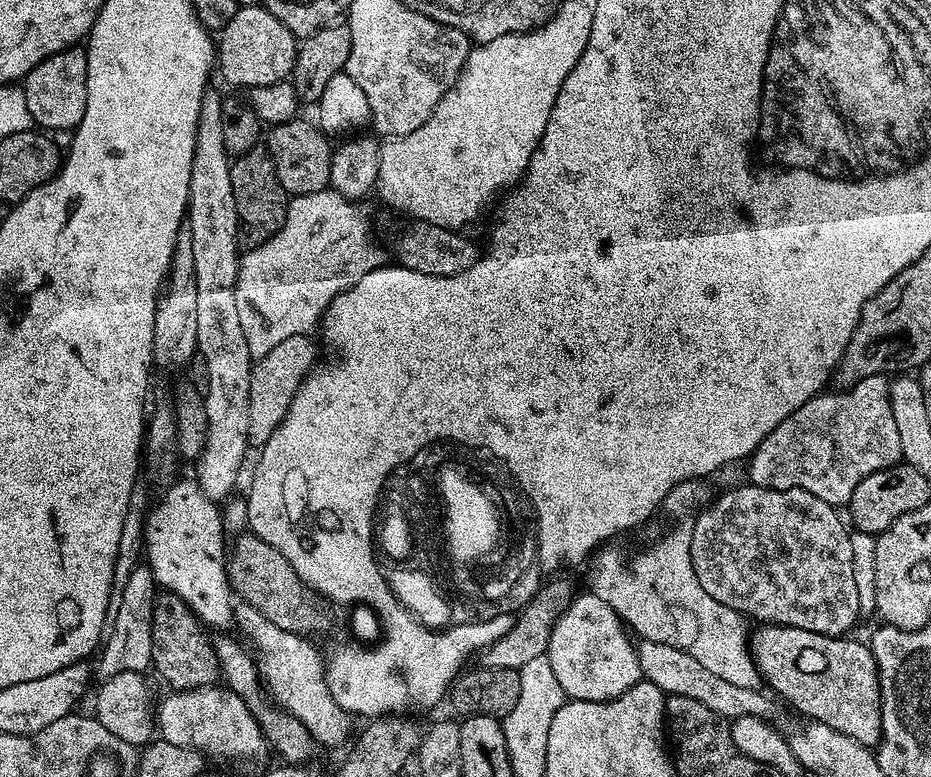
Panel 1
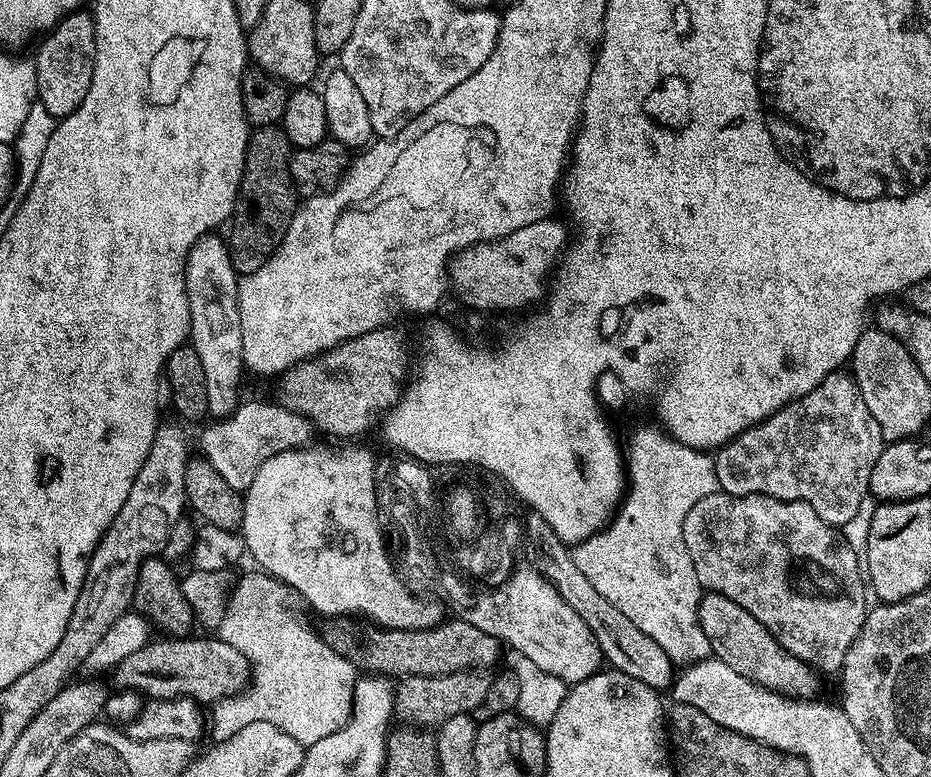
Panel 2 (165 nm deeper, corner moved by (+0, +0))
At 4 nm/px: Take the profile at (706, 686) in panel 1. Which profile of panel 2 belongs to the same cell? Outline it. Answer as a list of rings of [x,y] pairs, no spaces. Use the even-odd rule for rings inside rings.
[[[535,514],[529,517],[528,524],[526,520],[527,539],[530,544],[540,544],[540,548],[548,548],[548,560],[544,560],[544,568],[548,568],[548,572],[552,572],[552,576],[560,580],[558,588],[564,588],[564,592],[568,592],[568,599],[565,601],[572,600],[570,607],[576,604],[573,610],[580,608],[577,613],[582,618],[582,622],[586,622],[586,626],[592,631],[592,637],[600,647],[601,657],[607,663],[609,660],[612,663],[609,665],[615,671],[630,674],[630,678],[638,678],[638,682],[646,682],[646,686],[657,690],[671,689],[674,683],[674,664],[669,660],[666,650],[662,650],[662,646],[658,646],[654,638],[642,634],[642,630],[638,630],[638,626],[634,626],[634,622],[630,622],[630,618],[626,618],[622,610],[618,610],[609,600],[602,598],[602,594],[598,594],[594,586],[590,586],[590,578],[586,578],[582,570],[578,570],[573,553],[561,542],[558,534],[550,530],[550,526],[544,519]]]

